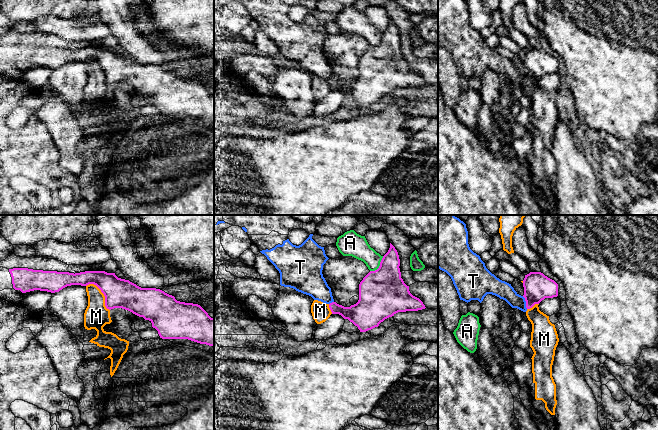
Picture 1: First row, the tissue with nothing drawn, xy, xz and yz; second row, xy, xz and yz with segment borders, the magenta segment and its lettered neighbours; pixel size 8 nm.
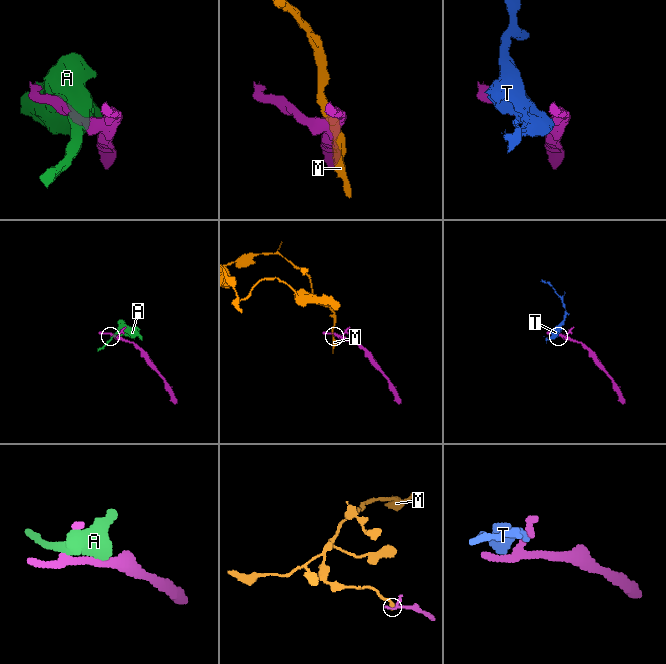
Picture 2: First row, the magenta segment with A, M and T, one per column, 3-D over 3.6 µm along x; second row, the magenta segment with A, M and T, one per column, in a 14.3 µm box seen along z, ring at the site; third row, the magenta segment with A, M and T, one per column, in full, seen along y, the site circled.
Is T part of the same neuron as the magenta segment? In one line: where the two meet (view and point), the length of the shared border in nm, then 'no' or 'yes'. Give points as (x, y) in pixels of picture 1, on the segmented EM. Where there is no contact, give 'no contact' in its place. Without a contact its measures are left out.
contact yz (526, 302); length 110 nm; no

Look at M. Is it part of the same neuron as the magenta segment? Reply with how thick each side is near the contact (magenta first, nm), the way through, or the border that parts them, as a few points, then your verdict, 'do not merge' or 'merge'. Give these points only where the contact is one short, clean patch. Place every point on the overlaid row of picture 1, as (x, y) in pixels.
240 nm thick on the magenta side, 200 nm on the other; border along xy (87, 284), (100, 290), (109, 310); do not merge

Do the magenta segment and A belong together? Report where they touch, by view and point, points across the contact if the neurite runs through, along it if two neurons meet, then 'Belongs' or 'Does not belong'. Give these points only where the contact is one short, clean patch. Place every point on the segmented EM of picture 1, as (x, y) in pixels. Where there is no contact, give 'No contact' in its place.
Touches magenta at xz (379, 266). Does not belong

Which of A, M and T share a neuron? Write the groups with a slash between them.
A / M / T

